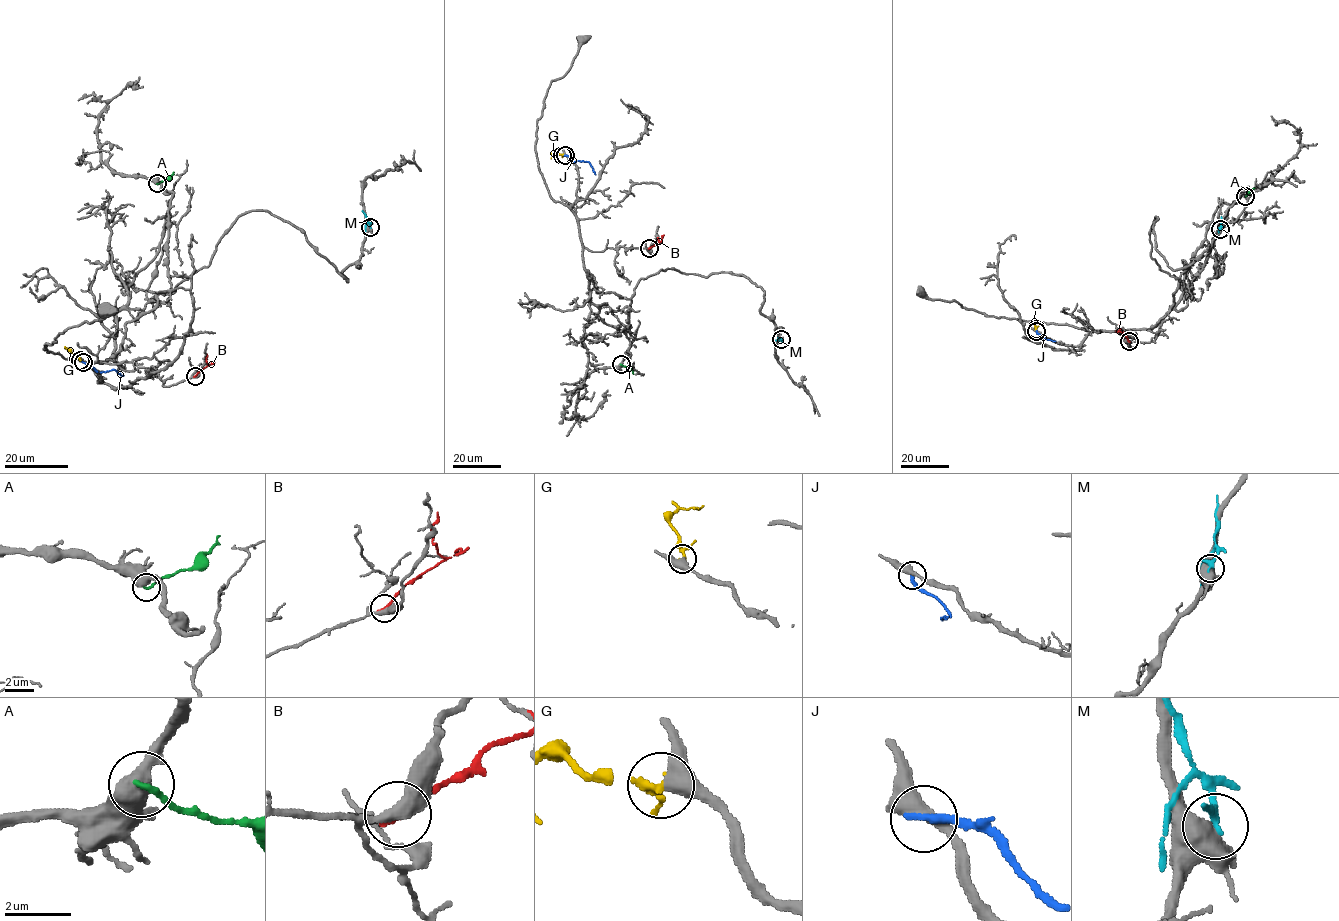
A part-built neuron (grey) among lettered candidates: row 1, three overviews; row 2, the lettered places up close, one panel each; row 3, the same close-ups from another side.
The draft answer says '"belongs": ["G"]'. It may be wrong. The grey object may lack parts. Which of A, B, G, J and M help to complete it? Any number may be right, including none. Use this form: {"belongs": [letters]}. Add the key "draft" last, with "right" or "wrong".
{"belongs": ["G"], "draft": "right"}

